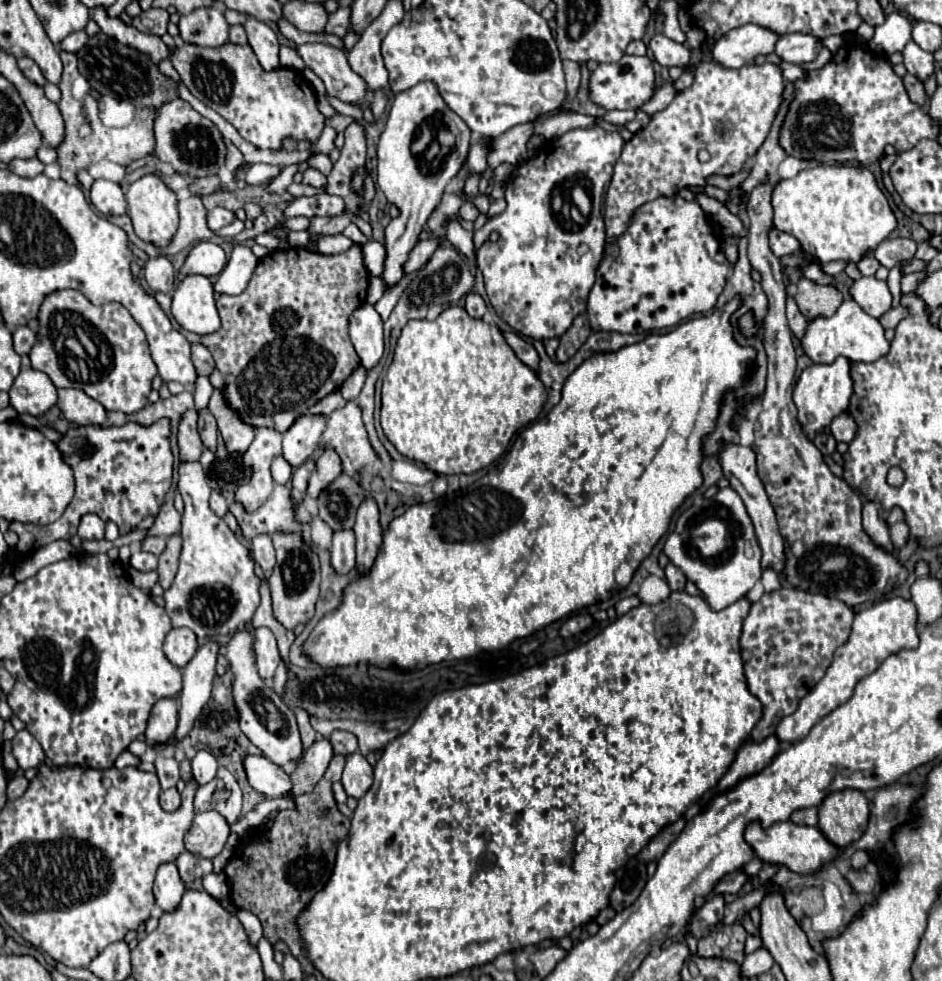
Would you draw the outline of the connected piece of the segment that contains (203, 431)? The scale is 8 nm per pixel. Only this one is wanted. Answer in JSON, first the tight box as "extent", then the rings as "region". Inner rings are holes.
{"extent":[198,409,218,453],"region":[[[202,409],[198,413],[198,433],[202,437],[204,447],[214,453],[216,451],[216,439],[218,439],[218,427],[216,427],[216,419],[206,409]]]}

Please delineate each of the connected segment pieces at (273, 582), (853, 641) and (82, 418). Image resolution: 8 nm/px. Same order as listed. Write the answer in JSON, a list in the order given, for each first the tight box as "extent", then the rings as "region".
[{"extent":[270,533,320,629],"region":[[[272,533],[274,549],[276,549],[276,567],[270,573],[270,591],[276,619],[286,627],[294,629],[298,623],[308,623],[314,615],[314,605],[320,589],[320,561],[316,551],[302,539],[300,533]]]},{"extent":[776,597,920,743],"region":[[[892,597],[892,599],[884,599],[874,603],[872,607],[860,611],[854,617],[852,623],[852,633],[848,643],[844,643],[842,647],[838,647],[838,651],[834,653],[834,663],[828,667],[826,675],[816,683],[816,687],[802,699],[802,703],[798,705],[794,715],[788,715],[786,719],[780,721],[780,725],[776,727],[776,735],[782,743],[794,743],[796,739],[804,739],[810,729],[814,727],[814,723],[818,723],[822,717],[826,717],[830,711],[834,711],[836,707],[840,707],[842,703],[846,703],[854,691],[854,685],[870,675],[870,671],[876,671],[878,665],[892,653],[898,653],[902,649],[916,649],[920,643],[918,637],[918,611],[916,605],[910,599],[902,599],[902,597]]]},{"extent":[58,389,106,425],"region":[[[58,389],[58,407],[74,425],[104,425],[106,409],[82,389]]]}]

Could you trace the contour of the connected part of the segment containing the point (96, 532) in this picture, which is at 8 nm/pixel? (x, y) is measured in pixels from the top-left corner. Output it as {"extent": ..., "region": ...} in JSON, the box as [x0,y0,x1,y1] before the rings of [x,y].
{"extent":[78,515,104,541],"region":[[[84,515],[80,519],[78,537],[82,541],[86,541],[86,539],[104,539],[104,521],[98,515]]]}

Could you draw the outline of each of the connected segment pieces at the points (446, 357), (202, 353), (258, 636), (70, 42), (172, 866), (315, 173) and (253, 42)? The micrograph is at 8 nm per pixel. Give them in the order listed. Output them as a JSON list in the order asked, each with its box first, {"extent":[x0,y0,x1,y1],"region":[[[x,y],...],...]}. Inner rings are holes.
[{"extent":[380,307,546,475],"region":[[[448,307],[444,309],[434,321],[428,319],[412,319],[406,323],[406,327],[402,329],[402,335],[396,343],[396,351],[394,351],[394,359],[388,367],[388,373],[384,377],[382,383],[382,411],[380,411],[380,421],[382,421],[382,429],[386,433],[386,437],[390,439],[390,443],[408,459],[412,461],[420,461],[424,463],[428,469],[432,469],[438,475],[456,475],[456,473],[474,473],[478,469],[488,467],[490,463],[494,463],[508,447],[510,439],[514,437],[514,433],[528,425],[530,421],[534,421],[538,417],[538,413],[542,411],[546,403],[546,389],[542,385],[542,381],[538,379],[538,375],[526,367],[516,353],[512,351],[512,347],[506,343],[502,331],[496,325],[490,325],[482,319],[474,319],[466,313],[464,307]]]},{"extent":[192,345,214,377],"region":[[[192,345],[192,361],[194,361],[194,367],[196,367],[198,375],[204,375],[204,377],[212,375],[212,371],[214,371],[214,359],[206,351],[206,347]]]},{"extent":[254,627,280,679],"region":[[[268,627],[254,629],[254,657],[262,679],[272,679],[280,663],[280,653],[276,647],[276,637]]]},{"extent":[62,31,88,53],"region":[[[74,31],[74,33],[70,33],[70,35],[62,41],[62,49],[64,49],[64,51],[70,51],[70,53],[76,53],[78,49],[82,49],[82,47],[86,45],[86,41],[88,41],[86,31]]]},{"extent":[154,863,186,911],"region":[[[162,863],[154,879],[156,905],[160,905],[162,911],[172,911],[174,907],[178,907],[178,899],[182,899],[184,891],[186,887],[182,879],[178,879],[176,863]]]},{"extent":[302,167,326,187],"region":[[[308,167],[304,174],[302,183],[306,183],[306,185],[314,185],[314,187],[322,187],[322,185],[326,185],[326,175],[322,175],[318,169],[314,169],[314,167]]]},{"extent":[244,17,280,71],"region":[[[248,17],[244,23],[244,29],[248,35],[248,43],[254,49],[260,65],[266,71],[278,69],[280,67],[280,63],[278,63],[278,47],[280,45],[278,45],[278,37],[270,29],[270,25],[266,25],[254,17]]]}]

